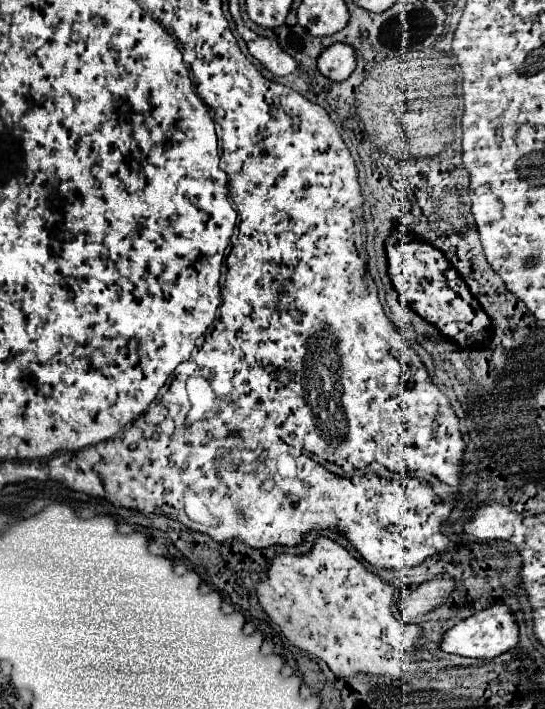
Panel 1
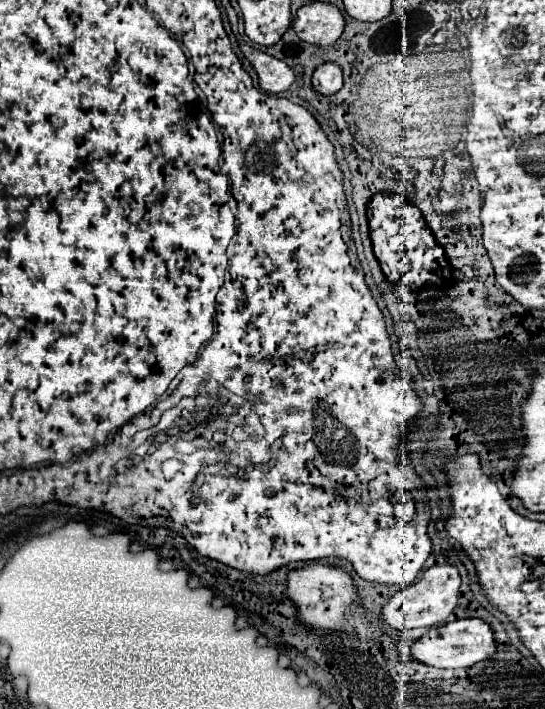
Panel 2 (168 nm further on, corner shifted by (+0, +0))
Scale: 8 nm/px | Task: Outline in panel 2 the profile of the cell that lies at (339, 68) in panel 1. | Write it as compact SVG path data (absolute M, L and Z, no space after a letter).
M332 62L318 66L314 70L314 76L312 76L312 86L322 96L336 94L342 88L342 70Z

